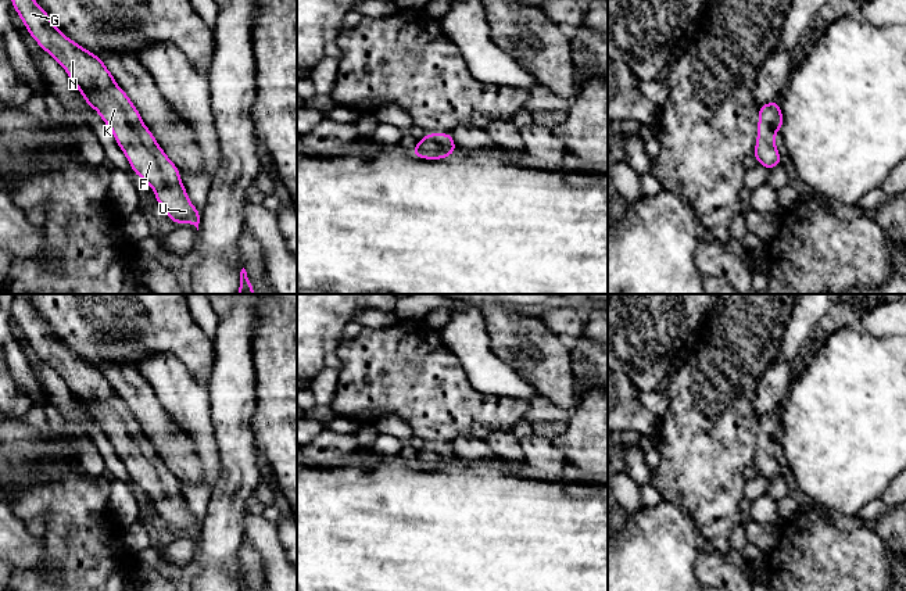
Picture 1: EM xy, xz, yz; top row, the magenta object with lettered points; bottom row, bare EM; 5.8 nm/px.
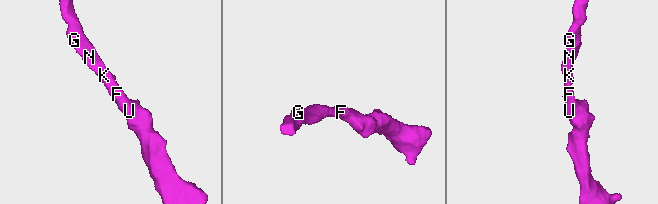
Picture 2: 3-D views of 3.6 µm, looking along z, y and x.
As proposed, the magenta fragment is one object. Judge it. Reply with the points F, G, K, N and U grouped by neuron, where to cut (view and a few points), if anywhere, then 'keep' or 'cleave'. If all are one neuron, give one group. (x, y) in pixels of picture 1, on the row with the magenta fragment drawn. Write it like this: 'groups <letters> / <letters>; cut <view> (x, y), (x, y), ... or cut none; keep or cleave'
groups F G K N U; cut none; keep

